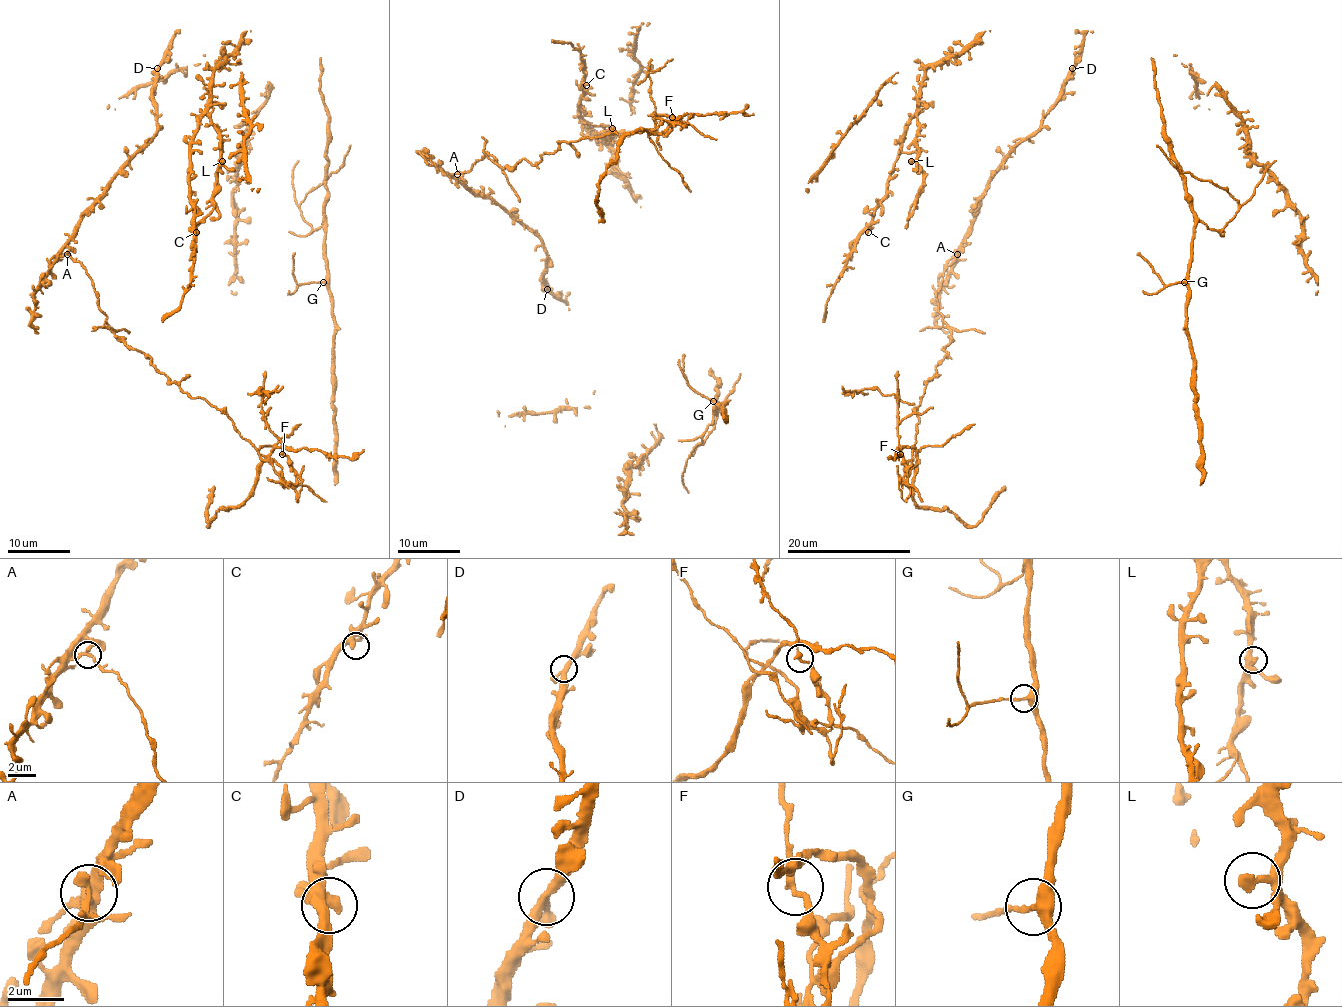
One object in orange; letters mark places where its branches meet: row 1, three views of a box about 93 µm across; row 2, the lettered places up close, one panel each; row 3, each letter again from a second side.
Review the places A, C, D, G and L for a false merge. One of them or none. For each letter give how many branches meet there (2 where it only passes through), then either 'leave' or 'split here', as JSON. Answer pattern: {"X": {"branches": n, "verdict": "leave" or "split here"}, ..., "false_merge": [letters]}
{"A": {"branches": 2, "verdict": "split here"}, "C": {"branches": 2, "verdict": "leave"}, "D": {"branches": 3, "verdict": "leave"}, "G": {"branches": 2, "verdict": "leave"}, "L": {"branches": 2, "verdict": "leave"}, "false_merge": ["A"]}

